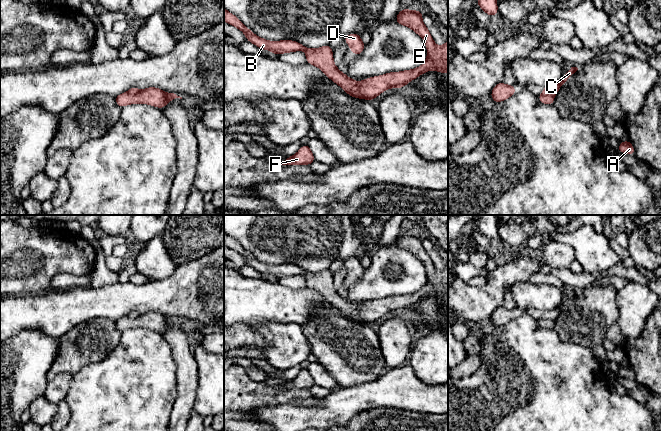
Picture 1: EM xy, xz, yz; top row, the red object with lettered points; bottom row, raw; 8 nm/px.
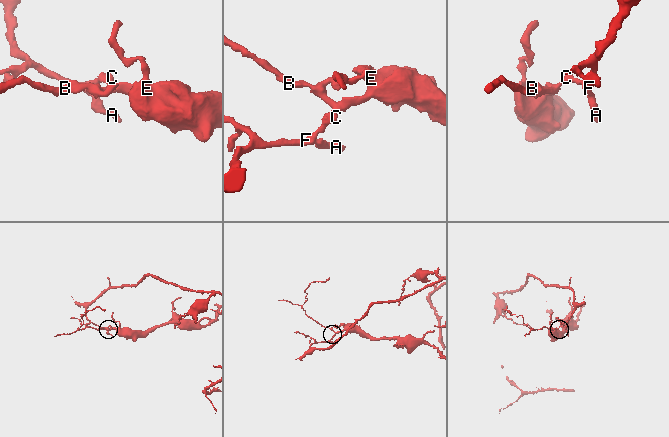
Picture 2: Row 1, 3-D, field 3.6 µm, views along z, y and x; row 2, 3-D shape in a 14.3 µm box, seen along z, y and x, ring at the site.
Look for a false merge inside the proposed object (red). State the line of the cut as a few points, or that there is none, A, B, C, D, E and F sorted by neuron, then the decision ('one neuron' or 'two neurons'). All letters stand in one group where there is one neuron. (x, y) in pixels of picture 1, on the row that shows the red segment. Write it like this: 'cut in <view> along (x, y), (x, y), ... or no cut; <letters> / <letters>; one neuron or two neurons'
cut in xz along (349, 94), (357, 91), (363, 98); A C F / B D E; two neurons

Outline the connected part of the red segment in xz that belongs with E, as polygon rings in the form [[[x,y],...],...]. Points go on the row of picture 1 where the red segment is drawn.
[[[225,7],[224,21],[242,31],[248,42],[260,49],[269,50],[275,55],[304,51],[306,53],[306,63],[318,67],[329,79],[344,89],[345,93],[350,95],[358,91],[363,99],[372,101],[385,90],[389,88],[400,89],[427,71],[435,70],[439,73],[448,74],[448,40],[442,46],[435,44],[429,29],[422,20],[422,13],[423,11],[403,8],[396,16],[395,21],[402,26],[409,27],[424,40],[427,48],[425,62],[414,69],[388,72],[383,75],[363,79],[361,82],[351,79],[335,66],[330,44],[311,49],[294,40],[266,40],[255,35],[238,17],[226,10]]]

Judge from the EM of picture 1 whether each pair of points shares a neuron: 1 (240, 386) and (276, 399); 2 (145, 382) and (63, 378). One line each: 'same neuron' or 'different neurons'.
1: same neuron
2: different neurons

